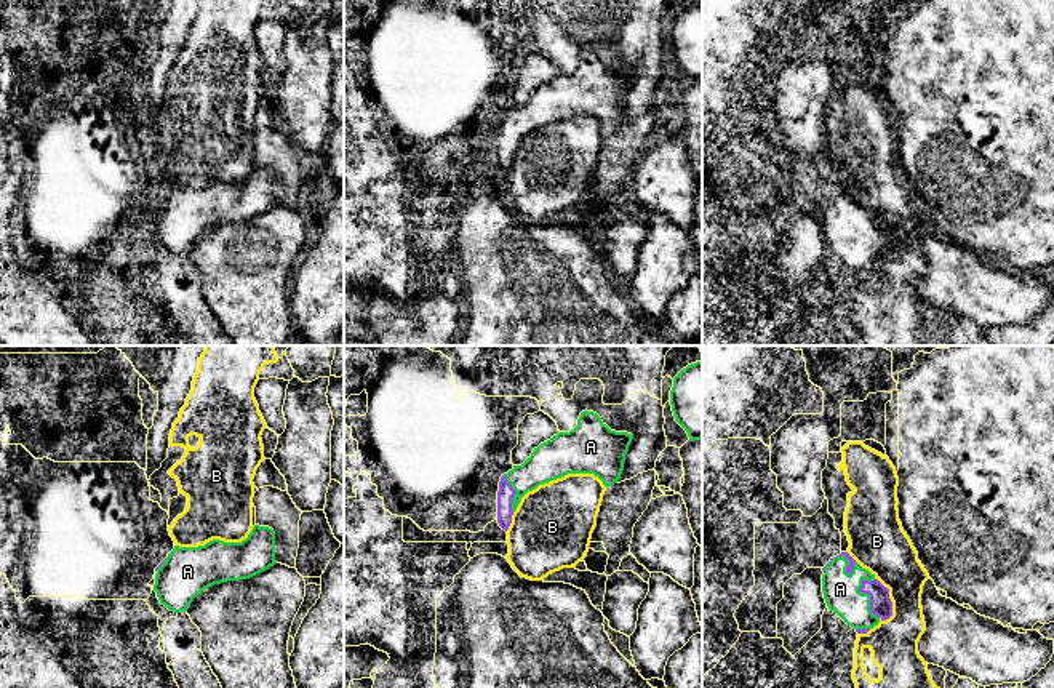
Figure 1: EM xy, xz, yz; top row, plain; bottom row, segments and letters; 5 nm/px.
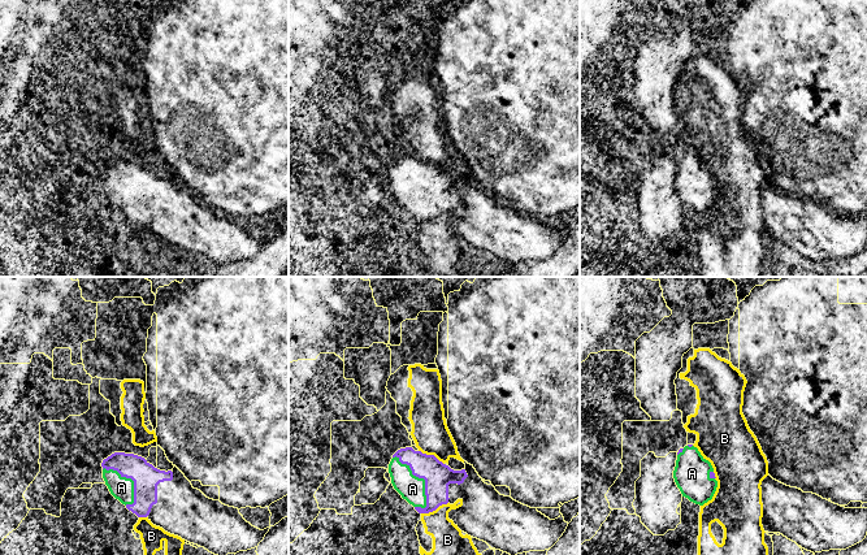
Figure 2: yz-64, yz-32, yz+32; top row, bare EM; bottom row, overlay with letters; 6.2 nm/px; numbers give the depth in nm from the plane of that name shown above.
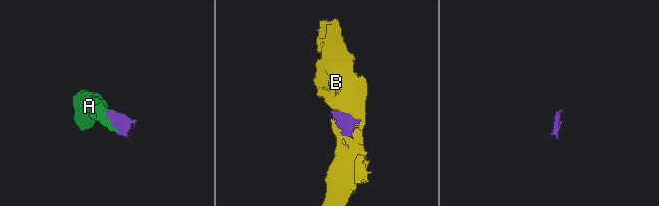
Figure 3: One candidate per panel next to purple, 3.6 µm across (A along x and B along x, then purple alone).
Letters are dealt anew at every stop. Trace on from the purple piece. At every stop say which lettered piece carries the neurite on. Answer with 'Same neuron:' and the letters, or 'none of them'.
Same neuron: A

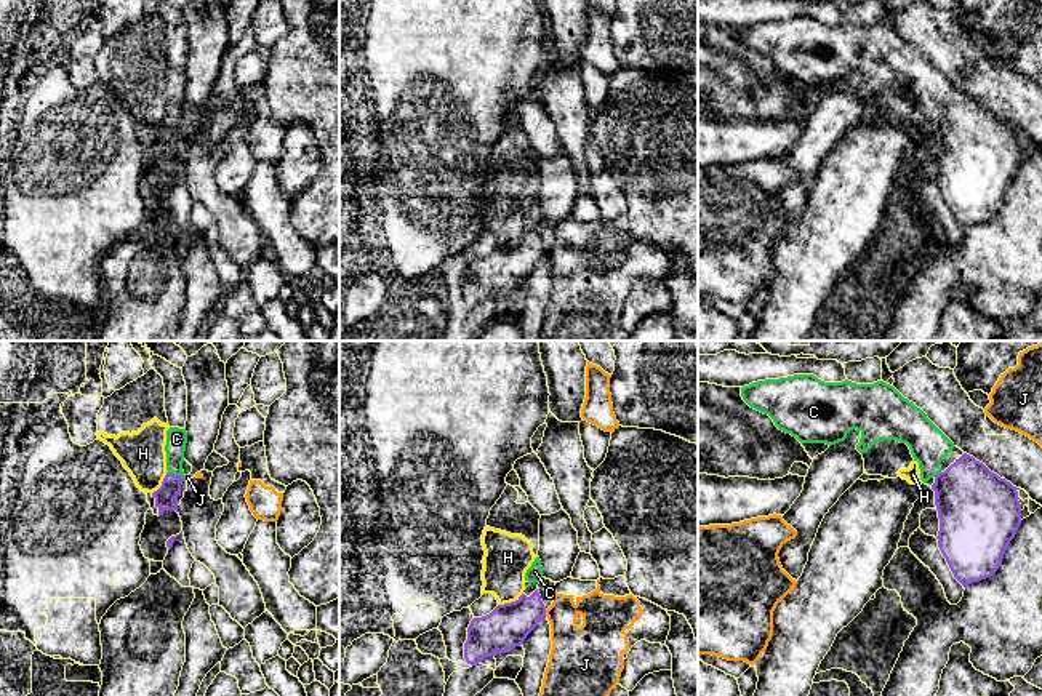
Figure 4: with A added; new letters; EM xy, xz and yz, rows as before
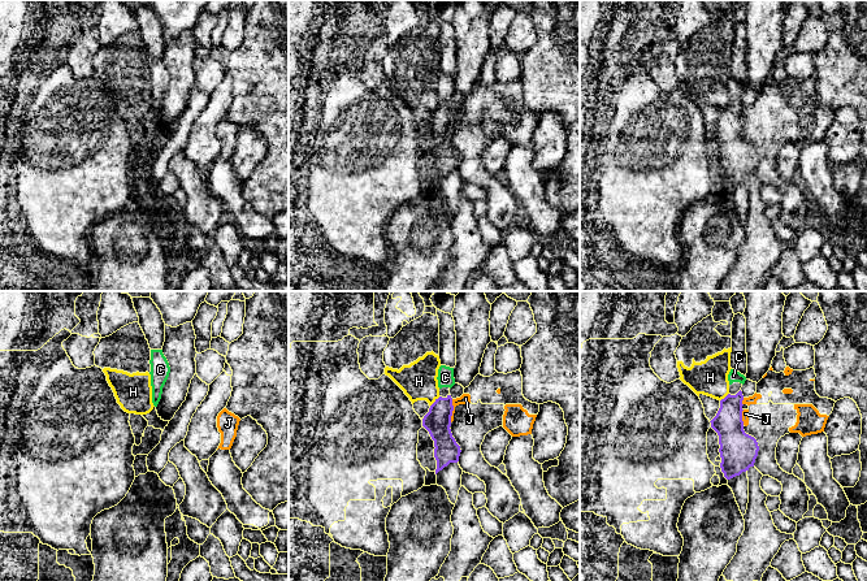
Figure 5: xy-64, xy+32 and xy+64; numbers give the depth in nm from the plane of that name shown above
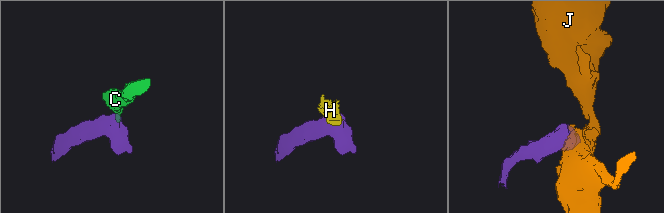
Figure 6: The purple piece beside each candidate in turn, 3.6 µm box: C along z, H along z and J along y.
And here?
Same neuron: C

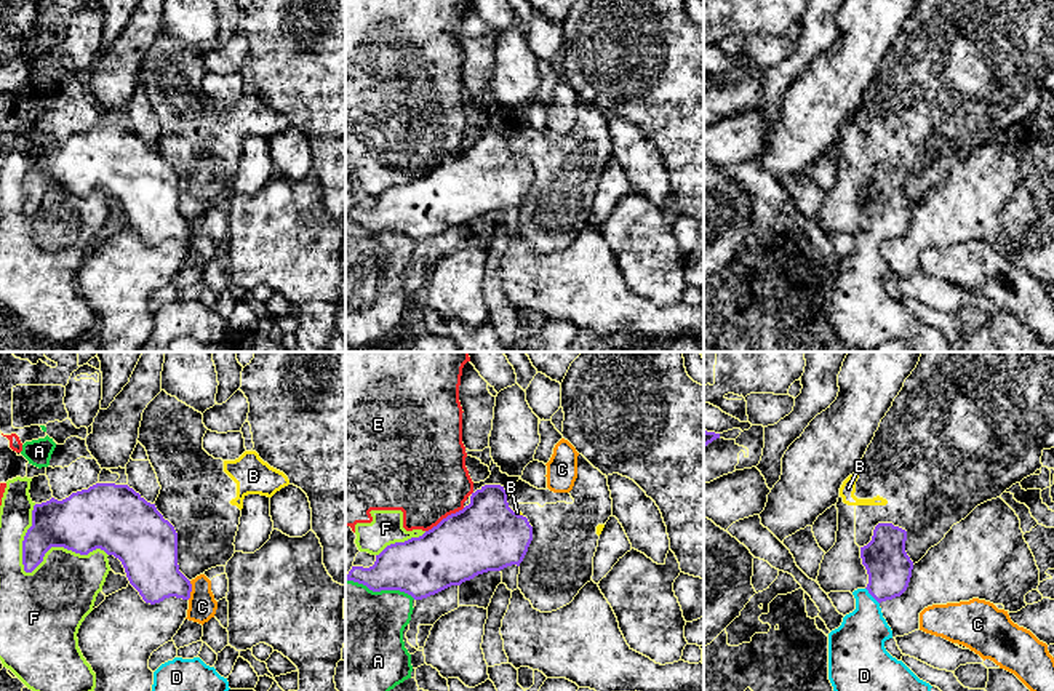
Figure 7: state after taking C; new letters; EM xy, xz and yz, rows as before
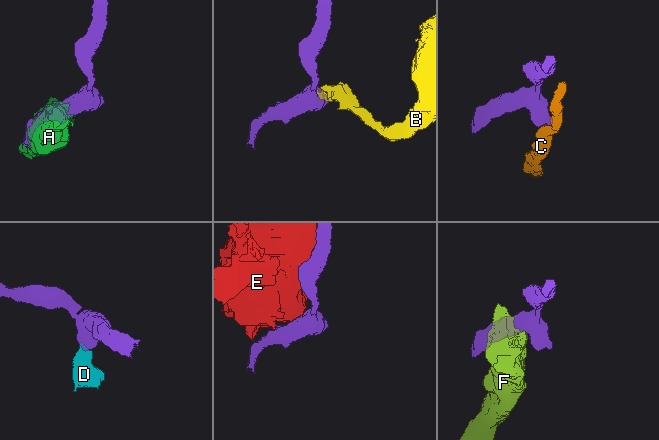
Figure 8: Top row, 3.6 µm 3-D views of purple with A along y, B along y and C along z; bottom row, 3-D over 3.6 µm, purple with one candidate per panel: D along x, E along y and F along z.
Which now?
Same neuron: D

